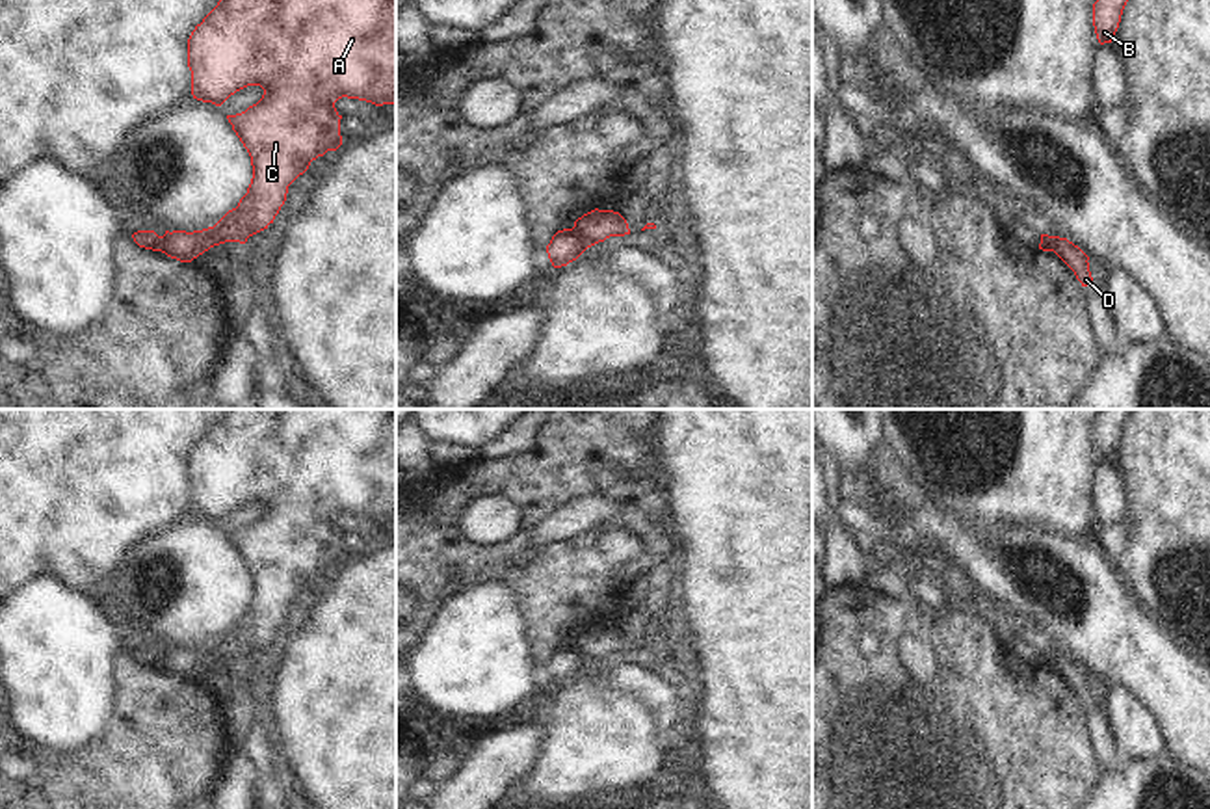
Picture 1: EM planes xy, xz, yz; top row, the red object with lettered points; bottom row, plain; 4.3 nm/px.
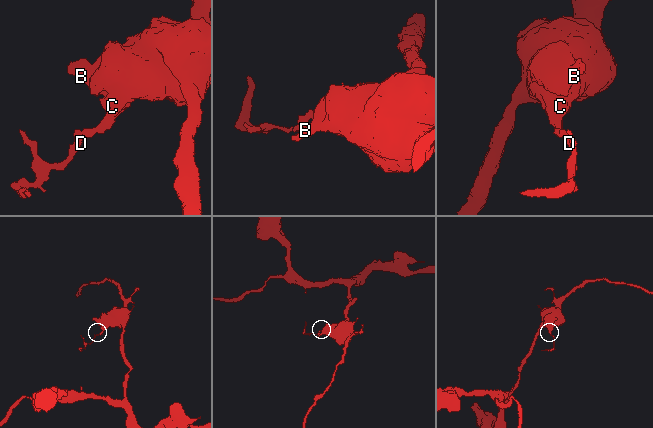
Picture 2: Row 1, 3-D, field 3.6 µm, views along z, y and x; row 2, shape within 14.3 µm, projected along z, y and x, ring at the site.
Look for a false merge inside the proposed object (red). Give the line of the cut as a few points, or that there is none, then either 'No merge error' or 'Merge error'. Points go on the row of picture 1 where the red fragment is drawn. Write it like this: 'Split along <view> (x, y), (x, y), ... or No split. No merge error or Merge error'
Split along xz (573, 227), (588, 246). Merge error.

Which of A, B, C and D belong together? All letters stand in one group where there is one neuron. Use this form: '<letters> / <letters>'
A B C / D

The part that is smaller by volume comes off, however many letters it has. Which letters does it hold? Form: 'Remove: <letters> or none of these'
Remove: D

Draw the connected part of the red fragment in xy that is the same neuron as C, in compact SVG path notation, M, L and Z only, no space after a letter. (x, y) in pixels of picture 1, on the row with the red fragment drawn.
M219 0L188 39L188 67L197 100L221 106L247 86L260 86L264 95L245 112L227 115L253 166L238 206L214 227L160 236L160 251L180 262L225 242L245 244L273 223L288 186L312 160L342 145L338 99L396 104L396 0Z

